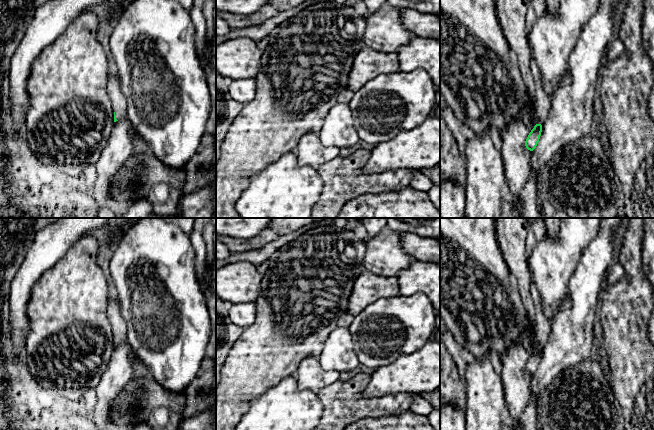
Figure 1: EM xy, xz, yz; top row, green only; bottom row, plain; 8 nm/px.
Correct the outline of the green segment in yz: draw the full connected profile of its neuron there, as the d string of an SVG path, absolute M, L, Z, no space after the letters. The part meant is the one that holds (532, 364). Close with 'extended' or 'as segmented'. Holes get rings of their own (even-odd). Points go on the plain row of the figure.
M533 282L531 284L530 291L531 291L531 297L535 304L535 322L536 322L535 337L537 348L529 357L525 365L525 370L528 374L533 375L539 366L542 356L542 349L548 342L548 337L550 333L550 323L543 314L541 298L539 296L538 289L535 287Z | extended

